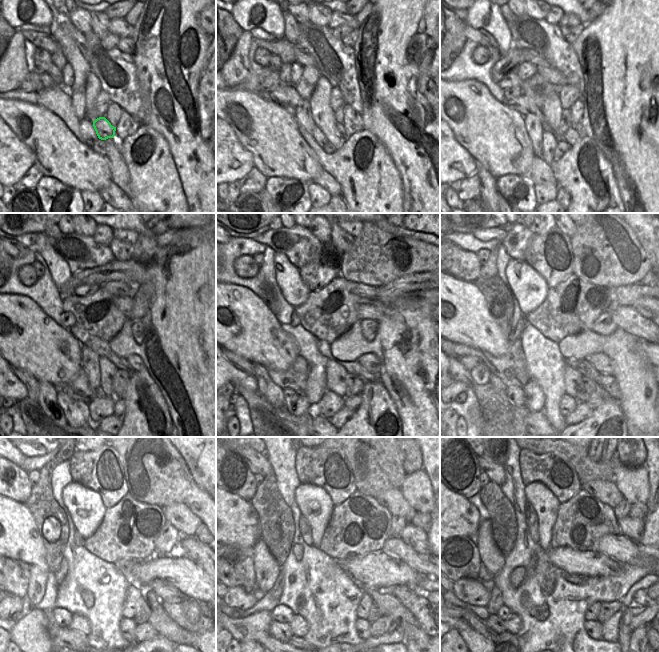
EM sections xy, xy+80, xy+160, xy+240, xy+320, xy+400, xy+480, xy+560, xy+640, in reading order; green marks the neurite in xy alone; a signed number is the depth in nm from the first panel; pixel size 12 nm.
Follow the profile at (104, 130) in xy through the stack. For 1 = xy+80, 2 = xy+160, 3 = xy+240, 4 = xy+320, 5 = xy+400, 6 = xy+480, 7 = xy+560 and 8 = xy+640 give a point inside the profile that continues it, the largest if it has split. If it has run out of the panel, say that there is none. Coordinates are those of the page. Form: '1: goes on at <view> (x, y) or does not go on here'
1: goes on at xy+80 (340, 127)
2: goes on at xy+160 (571, 135)
3: goes on at xy+240 (136, 363)
4: goes on at xy+320 (370, 361)
5: goes on at xy+400 (601, 362)
6: goes on at xy+480 (165, 591)
7: goes on at xy+560 (404, 594)
8: goes on at xy+640 (641, 598)

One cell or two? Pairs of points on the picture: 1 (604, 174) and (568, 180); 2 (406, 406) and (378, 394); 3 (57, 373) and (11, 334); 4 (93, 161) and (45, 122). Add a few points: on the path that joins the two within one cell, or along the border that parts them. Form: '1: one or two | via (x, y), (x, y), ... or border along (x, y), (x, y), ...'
1: one | via (610, 190), (609, 198), (598, 198), (584, 184)
2: two | border along (381, 381), (395, 405), (400, 424)
3: one | via (46, 362), (22, 338)
4: one | via (81, 158), (57, 134)

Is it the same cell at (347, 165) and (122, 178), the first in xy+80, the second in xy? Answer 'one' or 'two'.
two

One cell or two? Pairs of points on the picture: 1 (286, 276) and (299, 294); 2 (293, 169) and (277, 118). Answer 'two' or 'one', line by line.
1: one
2: one

